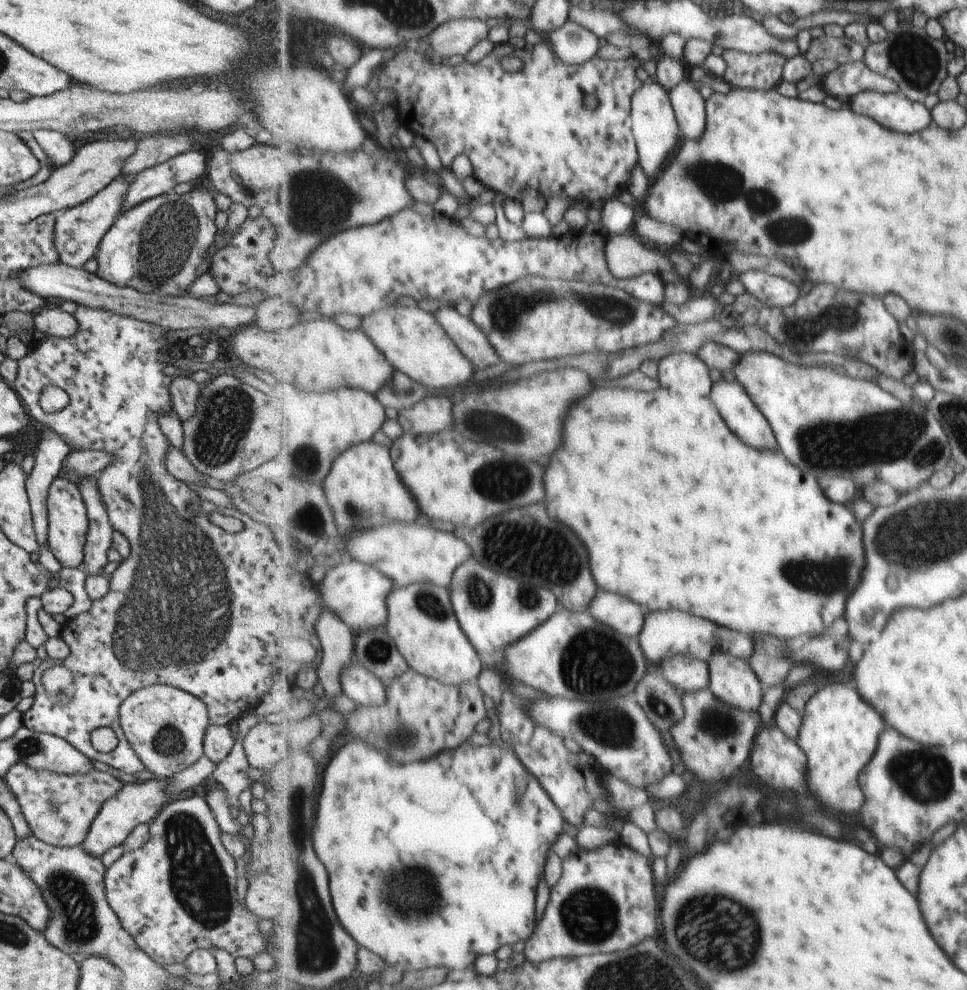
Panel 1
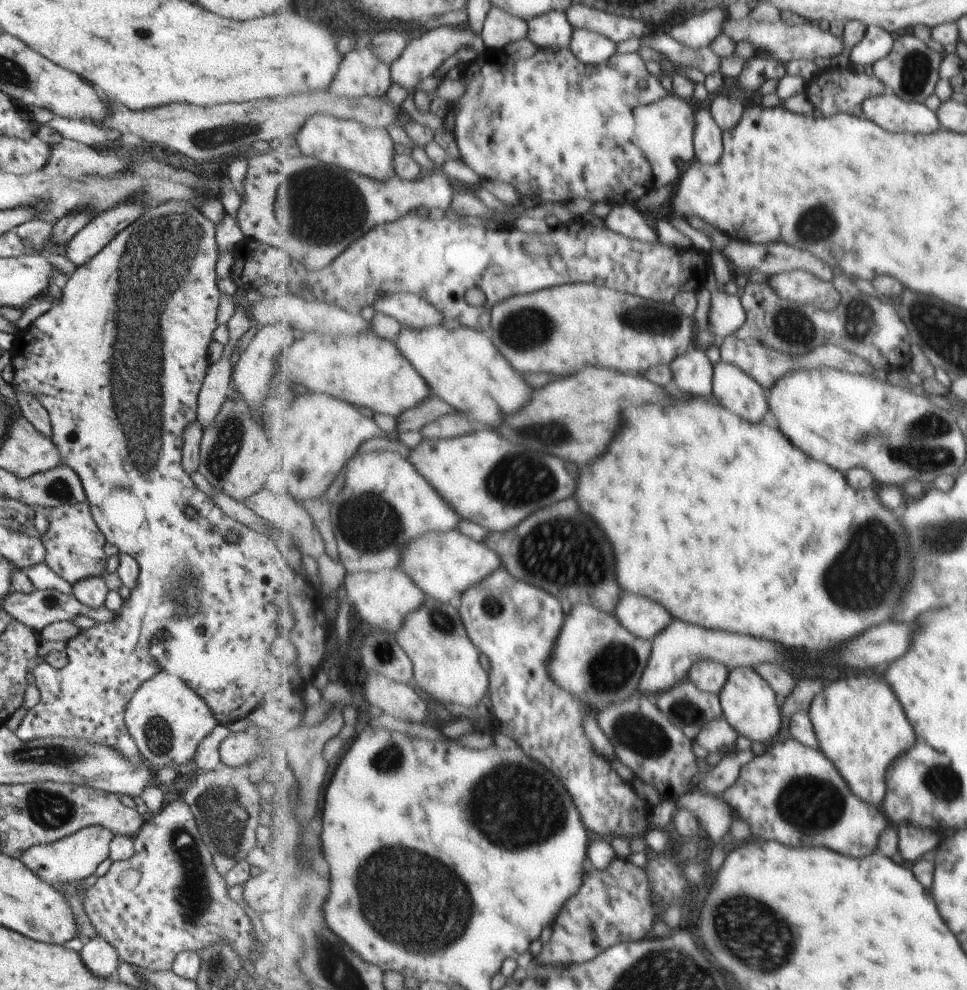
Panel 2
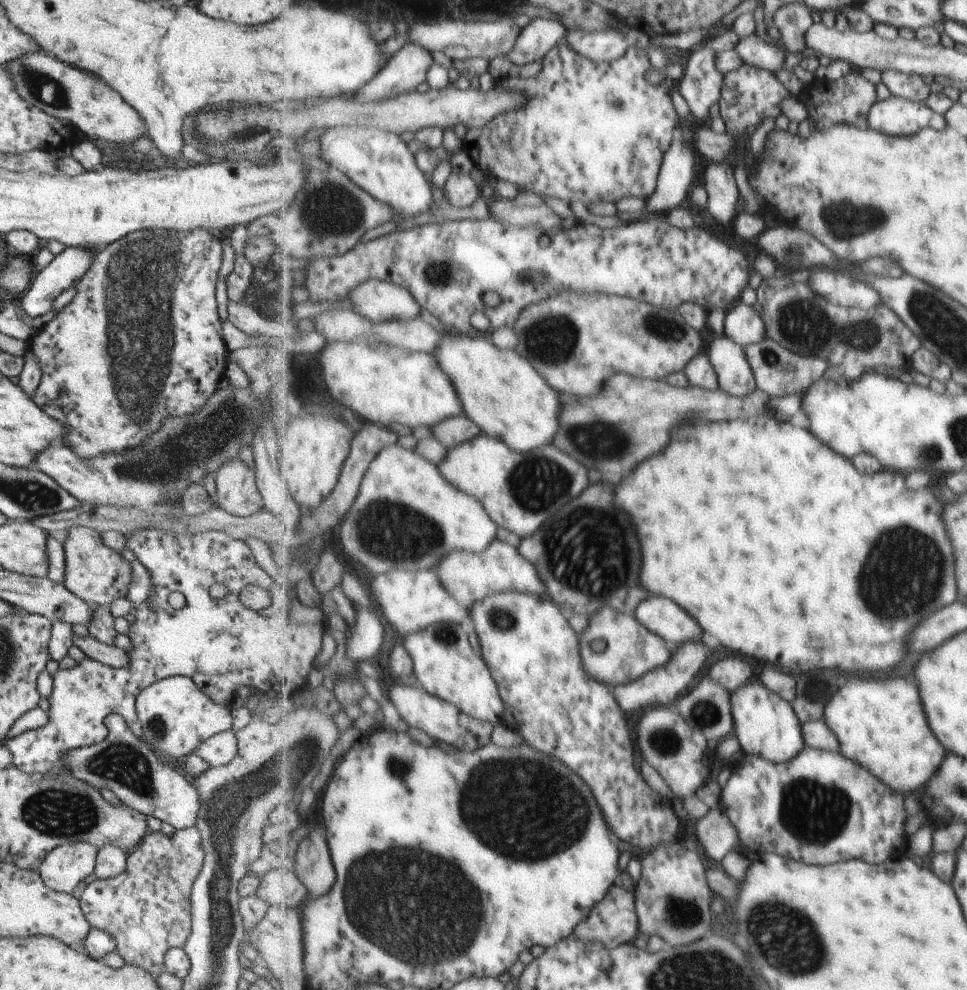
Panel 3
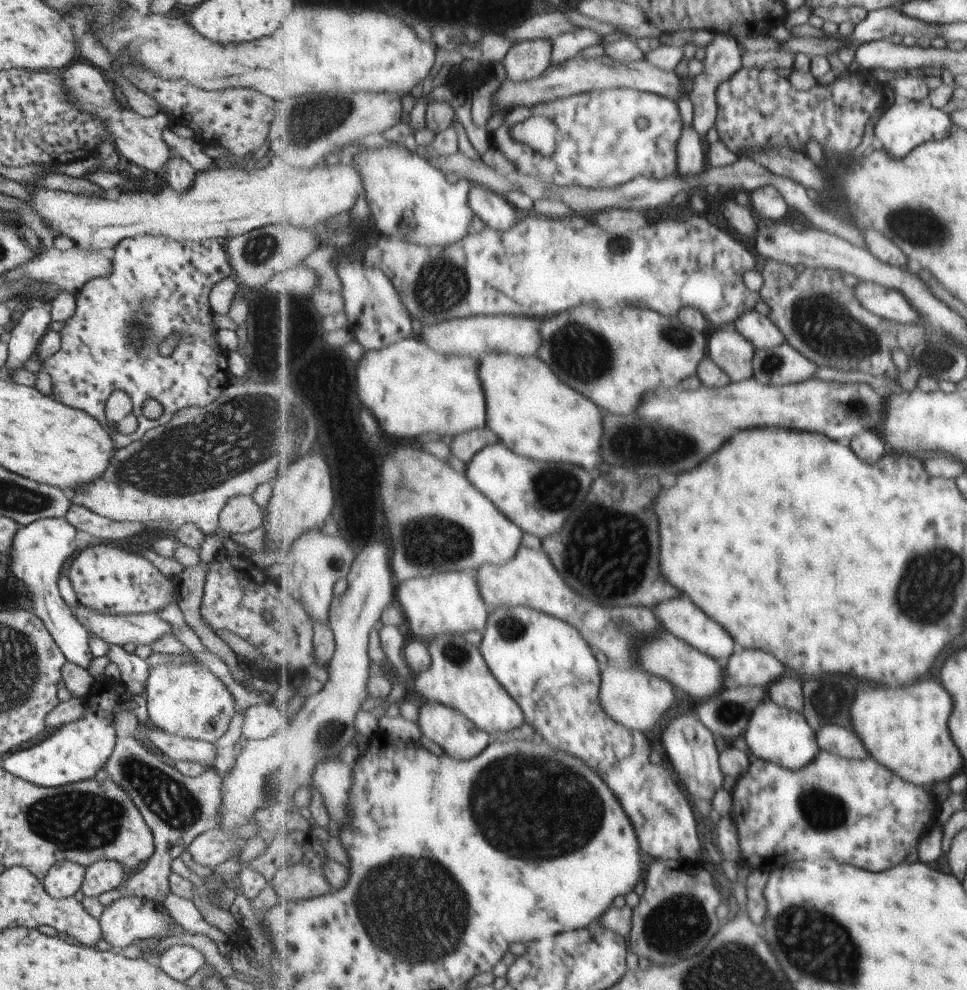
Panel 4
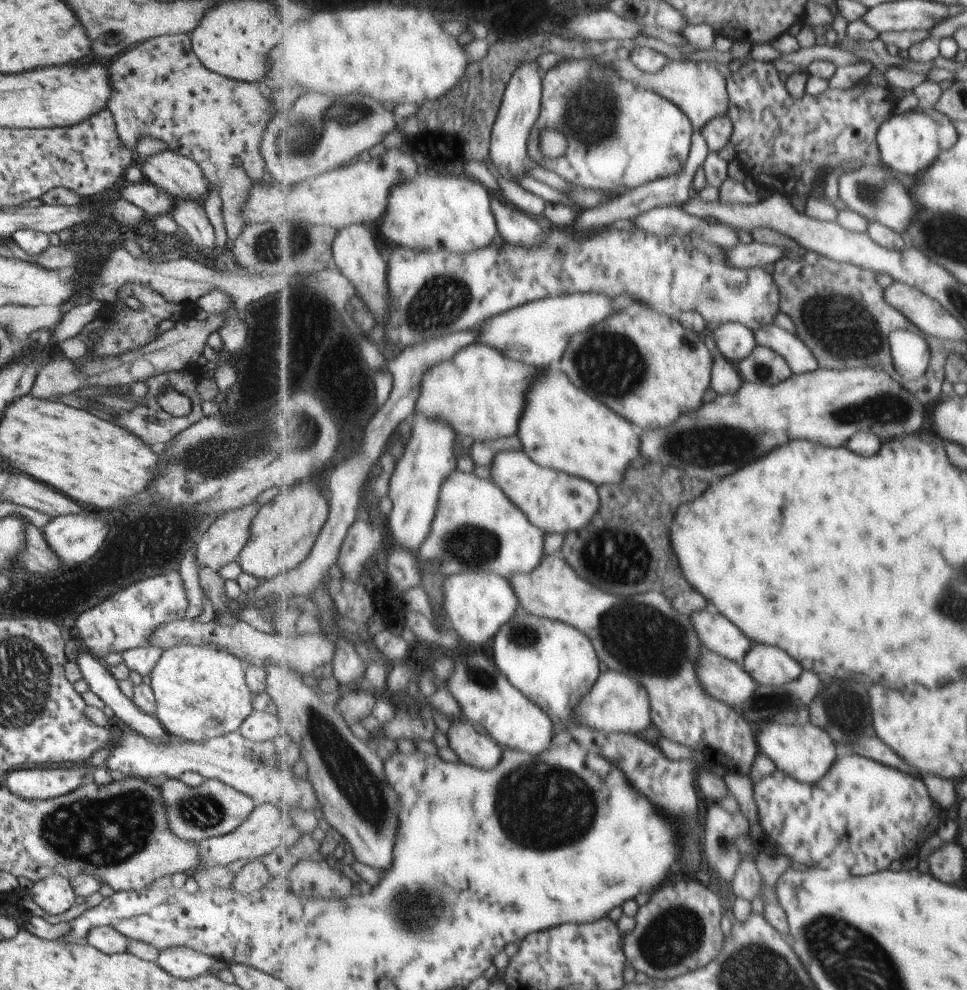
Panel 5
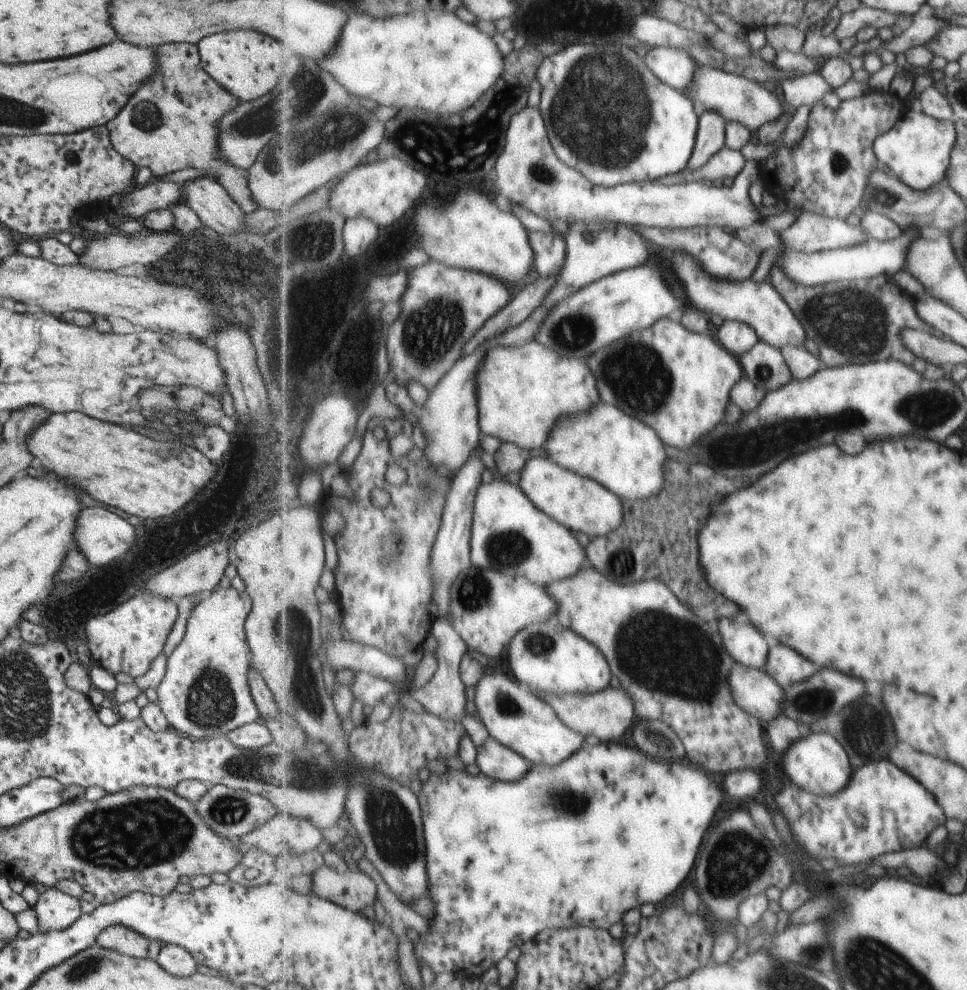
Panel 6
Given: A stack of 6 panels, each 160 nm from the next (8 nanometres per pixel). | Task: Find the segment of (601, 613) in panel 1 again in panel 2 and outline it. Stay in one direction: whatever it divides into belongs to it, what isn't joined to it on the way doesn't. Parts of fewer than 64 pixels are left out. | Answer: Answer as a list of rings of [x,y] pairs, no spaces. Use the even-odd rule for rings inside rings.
[[[623,594],[614,614],[629,632],[648,640],[657,638],[673,620],[665,606],[637,594]]]

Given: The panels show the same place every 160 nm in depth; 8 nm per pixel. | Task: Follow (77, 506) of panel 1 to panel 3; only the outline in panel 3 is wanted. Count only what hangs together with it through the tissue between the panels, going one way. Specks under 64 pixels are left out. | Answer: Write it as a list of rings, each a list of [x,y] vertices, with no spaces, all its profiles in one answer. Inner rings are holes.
[[[73,526],[58,535],[63,545],[65,573],[62,586],[77,598],[93,607],[108,608],[117,598],[127,598],[127,586],[131,582],[131,566],[119,552],[104,546],[98,532],[83,526]]]

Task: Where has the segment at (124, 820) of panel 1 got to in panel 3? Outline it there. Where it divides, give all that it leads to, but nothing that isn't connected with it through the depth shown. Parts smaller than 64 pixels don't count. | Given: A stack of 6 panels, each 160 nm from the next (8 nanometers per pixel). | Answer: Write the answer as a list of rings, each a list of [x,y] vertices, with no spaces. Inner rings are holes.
[[[87,842],[61,844],[47,852],[47,856],[39,864],[37,873],[47,888],[55,890],[55,892],[70,894],[79,882],[84,881],[87,876],[92,874],[96,852],[95,846],[91,846]]]

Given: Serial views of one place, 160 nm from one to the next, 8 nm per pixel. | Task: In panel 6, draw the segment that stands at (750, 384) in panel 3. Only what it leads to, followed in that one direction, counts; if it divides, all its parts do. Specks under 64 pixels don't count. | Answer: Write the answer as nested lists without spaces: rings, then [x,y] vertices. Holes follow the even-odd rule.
[[[724,321],[718,328],[717,336],[721,344],[738,358],[760,341],[755,329],[741,321]]]

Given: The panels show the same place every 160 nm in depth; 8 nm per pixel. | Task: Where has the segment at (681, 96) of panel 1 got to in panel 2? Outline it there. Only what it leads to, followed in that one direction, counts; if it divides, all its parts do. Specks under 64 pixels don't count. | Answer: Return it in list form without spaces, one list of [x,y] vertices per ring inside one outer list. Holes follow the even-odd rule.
[[[691,102],[695,107],[695,151],[696,159],[709,164],[717,164],[723,154],[723,132],[715,123],[710,108],[700,102]]]

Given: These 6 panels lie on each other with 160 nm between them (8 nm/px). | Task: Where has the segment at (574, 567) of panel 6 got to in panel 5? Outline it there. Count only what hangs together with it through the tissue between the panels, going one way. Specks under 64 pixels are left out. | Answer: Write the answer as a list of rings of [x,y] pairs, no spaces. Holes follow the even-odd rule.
[[[454,470],[454,473],[451,473],[449,475],[449,480],[445,480],[444,482],[444,486],[441,489],[441,500],[438,504],[438,514],[437,516],[434,518],[433,524],[432,524],[432,529],[430,532],[430,535],[428,536],[427,542],[423,542],[422,546],[418,548],[418,558],[421,562],[421,564],[423,564],[422,566],[422,572],[423,572],[423,567],[425,567],[426,565],[433,565],[436,561],[438,561],[438,570],[441,573],[444,573],[445,575],[454,575],[454,574],[459,574],[459,573],[474,573],[474,572],[488,572],[488,573],[495,573],[498,574],[499,576],[505,577],[505,578],[510,578],[511,575],[516,575],[519,573],[528,573],[531,572],[532,570],[535,570],[535,568],[537,568],[541,563],[543,559],[546,559],[546,555],[545,555],[545,531],[542,528],[539,528],[537,525],[534,525],[530,519],[528,519],[526,517],[526,514],[510,499],[510,497],[508,497],[506,495],[506,493],[504,493],[502,491],[502,488],[499,485],[496,485],[492,480],[485,480],[482,478],[479,478],[477,475],[473,474],[473,473],[465,473],[465,472],[461,472],[461,470]]]

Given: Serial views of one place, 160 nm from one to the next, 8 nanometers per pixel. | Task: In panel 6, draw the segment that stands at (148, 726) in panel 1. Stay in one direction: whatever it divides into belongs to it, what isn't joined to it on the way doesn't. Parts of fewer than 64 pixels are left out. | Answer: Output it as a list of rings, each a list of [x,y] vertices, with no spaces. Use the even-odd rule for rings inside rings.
[[[216,587],[194,604],[181,640],[166,656],[165,673],[156,688],[156,701],[172,730],[203,740],[259,720],[246,677],[250,652],[244,620],[251,607],[249,595],[233,587]]]

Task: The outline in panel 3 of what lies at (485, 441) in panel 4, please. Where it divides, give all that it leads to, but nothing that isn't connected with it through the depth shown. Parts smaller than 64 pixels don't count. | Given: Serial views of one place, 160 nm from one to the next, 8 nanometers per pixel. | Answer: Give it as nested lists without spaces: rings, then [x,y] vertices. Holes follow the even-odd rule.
[[[466,415],[451,416],[451,418],[443,420],[441,424],[437,424],[437,426],[431,430],[433,436],[448,450],[459,446],[459,444],[463,444],[463,442],[471,442],[471,440],[475,440],[477,436],[483,434],[480,426],[477,426],[475,422],[471,422]]]

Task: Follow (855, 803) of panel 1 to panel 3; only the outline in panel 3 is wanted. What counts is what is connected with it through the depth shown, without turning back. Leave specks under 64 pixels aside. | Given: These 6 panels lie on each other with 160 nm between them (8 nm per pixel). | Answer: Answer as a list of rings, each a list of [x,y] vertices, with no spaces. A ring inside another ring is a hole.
[[[855,676],[847,684],[843,684],[839,692],[831,698],[825,708],[824,721],[839,738],[844,756],[857,762],[861,768],[867,768],[867,772],[875,772],[875,776],[879,776],[879,780],[883,780],[891,790],[903,795],[916,793],[915,790],[918,793],[921,786],[927,786],[933,774],[941,768],[943,758],[947,756],[947,750],[943,748],[929,724],[915,676],[893,676],[885,680]]]

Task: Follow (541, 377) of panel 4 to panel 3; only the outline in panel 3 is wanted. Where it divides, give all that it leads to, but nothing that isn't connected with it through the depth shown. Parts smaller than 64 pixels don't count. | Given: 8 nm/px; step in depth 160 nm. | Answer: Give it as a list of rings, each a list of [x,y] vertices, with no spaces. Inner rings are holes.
[[[465,335],[447,338],[443,344],[439,344],[434,356],[439,366],[447,372],[447,376],[451,376],[451,382],[455,384],[455,390],[465,404],[465,415],[475,424],[481,422],[480,428],[484,435],[503,440],[511,449],[523,454],[529,454],[539,446],[551,444],[553,436],[559,430],[559,424],[563,424],[563,406],[559,402],[559,394],[551,388],[551,384],[547,384],[549,380],[545,380],[543,374],[537,372],[537,368],[523,354],[495,346],[487,336]]]

